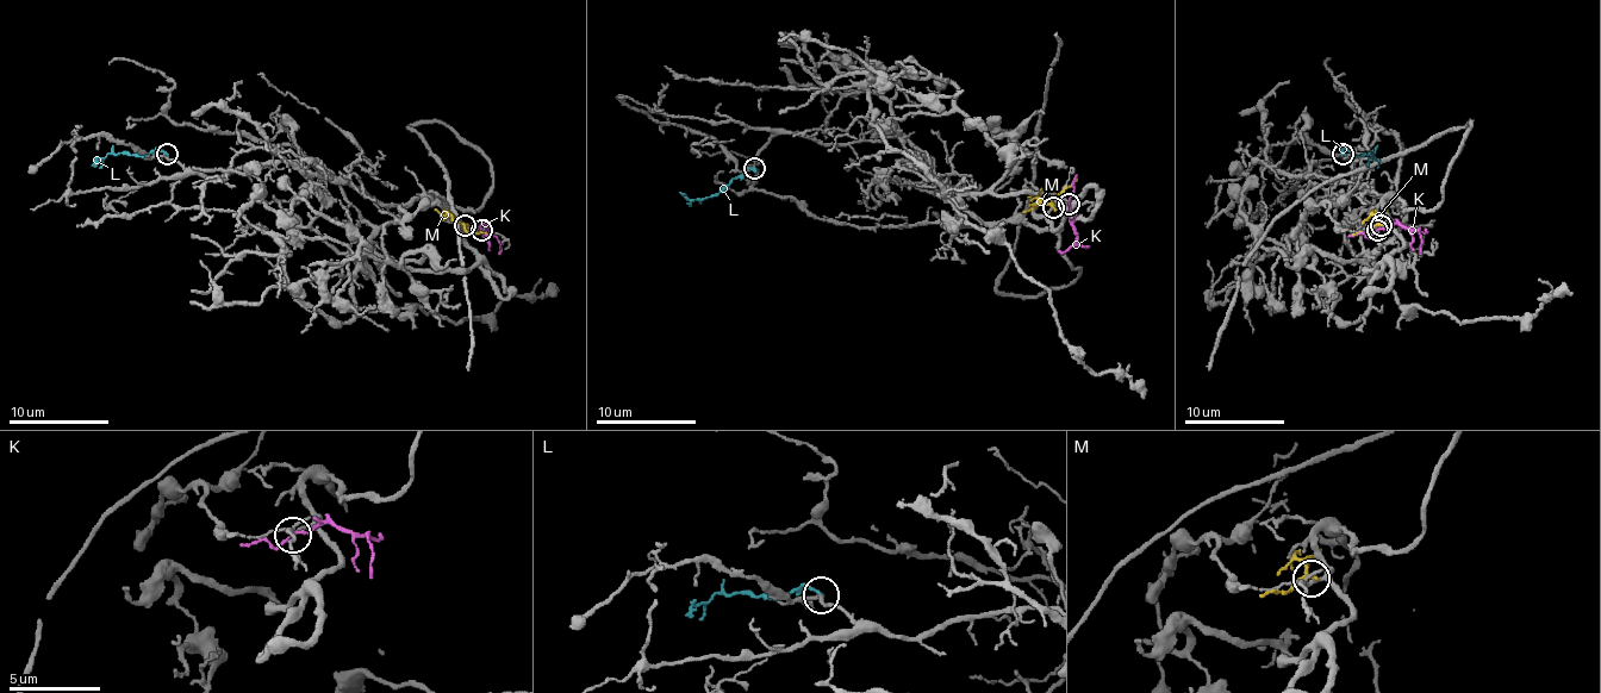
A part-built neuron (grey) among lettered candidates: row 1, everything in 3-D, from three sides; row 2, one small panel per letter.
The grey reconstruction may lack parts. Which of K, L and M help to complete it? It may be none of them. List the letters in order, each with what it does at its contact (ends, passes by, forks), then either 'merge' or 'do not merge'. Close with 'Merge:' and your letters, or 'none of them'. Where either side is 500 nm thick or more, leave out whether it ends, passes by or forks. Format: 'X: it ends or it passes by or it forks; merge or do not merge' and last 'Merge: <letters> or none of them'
K: it passes by; merge
L: it ends; do not merge
M: it passes by; do not merge
Merge: K

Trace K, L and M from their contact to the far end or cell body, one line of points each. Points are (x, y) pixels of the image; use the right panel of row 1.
K: (1378, 230), (1400, 224), (1415, 230), (1420, 255)
L: (1343, 155), (1345, 150), (1353, 155), (1370, 153), (1372, 157), (1365, 164)
M: (1381, 224), (1353, 235)

